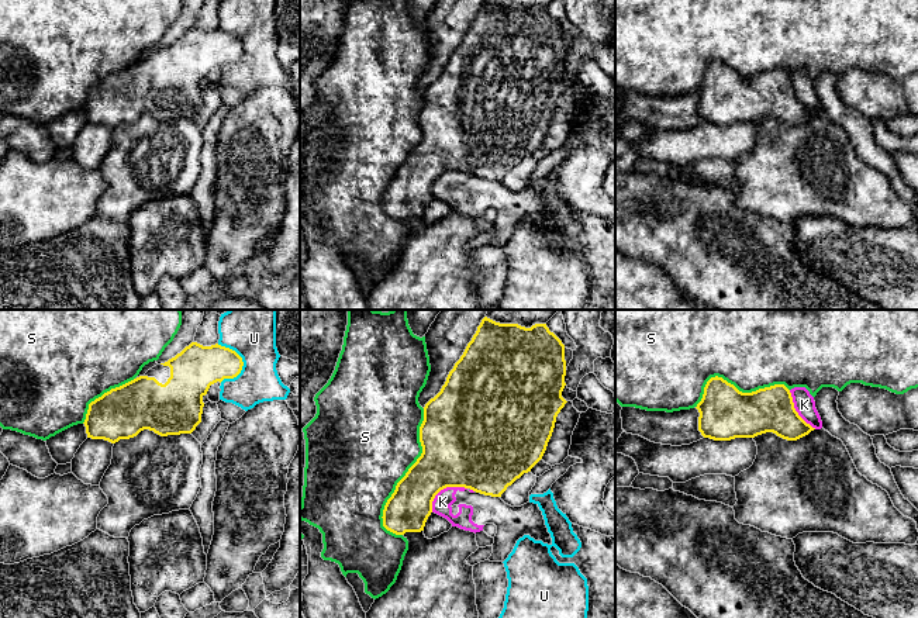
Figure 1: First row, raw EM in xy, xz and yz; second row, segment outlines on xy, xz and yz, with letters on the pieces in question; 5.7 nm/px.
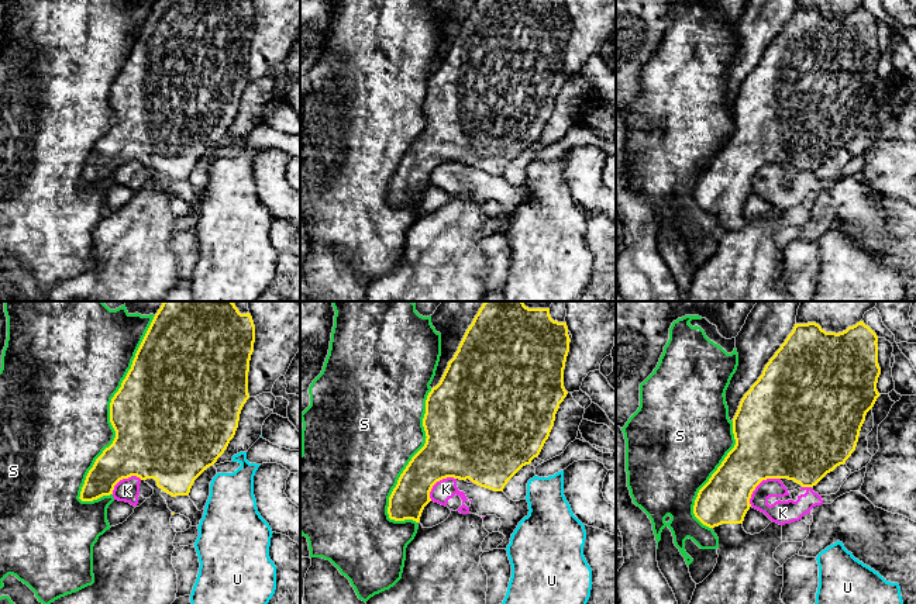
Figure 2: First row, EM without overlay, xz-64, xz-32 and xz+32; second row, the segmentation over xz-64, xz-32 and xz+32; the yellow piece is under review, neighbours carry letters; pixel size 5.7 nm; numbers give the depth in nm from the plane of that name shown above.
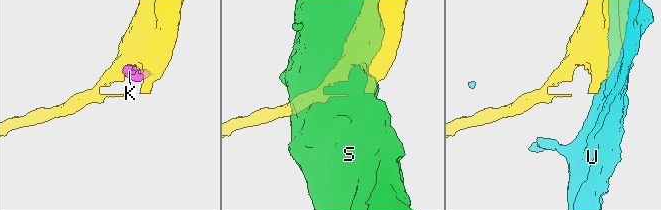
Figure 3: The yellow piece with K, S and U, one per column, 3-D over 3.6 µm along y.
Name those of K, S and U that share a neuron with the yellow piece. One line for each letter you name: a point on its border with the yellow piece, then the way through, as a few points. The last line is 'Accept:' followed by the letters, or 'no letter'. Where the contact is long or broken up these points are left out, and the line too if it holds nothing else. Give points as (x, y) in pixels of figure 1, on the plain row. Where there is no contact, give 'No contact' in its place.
Accept: no letter

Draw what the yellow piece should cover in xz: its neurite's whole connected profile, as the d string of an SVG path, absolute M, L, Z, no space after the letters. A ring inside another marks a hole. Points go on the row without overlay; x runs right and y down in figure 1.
M484 1L463 39L449 56L441 76L424 92L420 111L422 138L397 168L383 194L383 211L408 225L396 267L376 283L366 297L367 310L479 310L473 251L466 244L479 231L476 218L452 211L448 217L428 224L424 211L432 197L435 180L446 172L465 172L476 177L501 182L524 158L542 144L552 121L556 101L567 87L562 82L566 70L565 30L546 8L531 13L500 8Z

